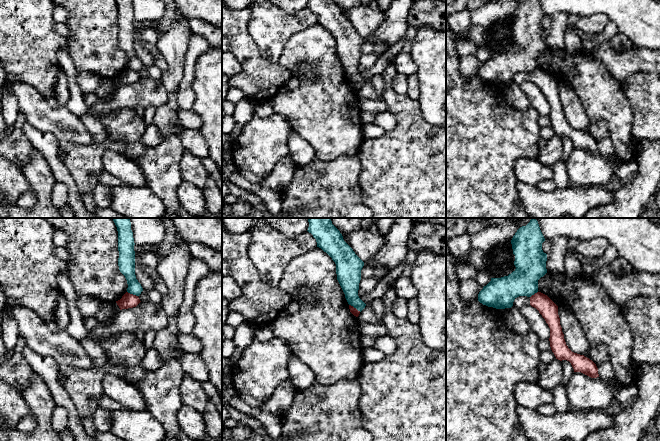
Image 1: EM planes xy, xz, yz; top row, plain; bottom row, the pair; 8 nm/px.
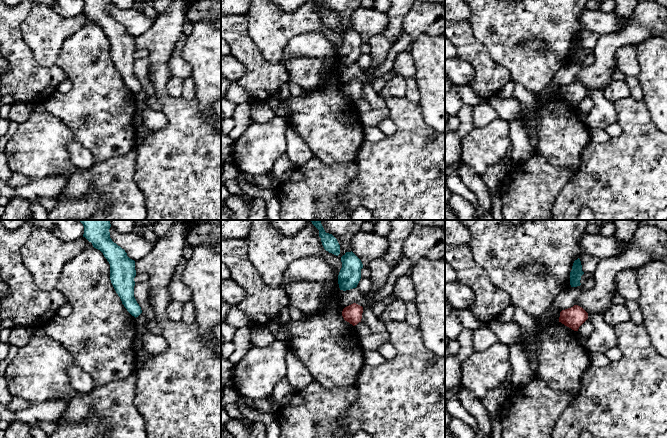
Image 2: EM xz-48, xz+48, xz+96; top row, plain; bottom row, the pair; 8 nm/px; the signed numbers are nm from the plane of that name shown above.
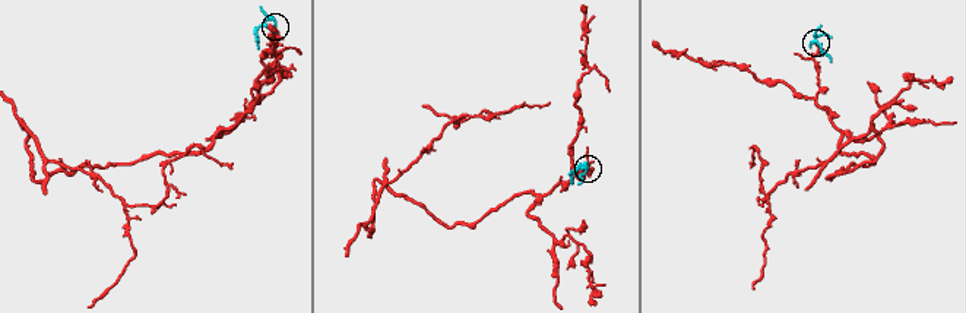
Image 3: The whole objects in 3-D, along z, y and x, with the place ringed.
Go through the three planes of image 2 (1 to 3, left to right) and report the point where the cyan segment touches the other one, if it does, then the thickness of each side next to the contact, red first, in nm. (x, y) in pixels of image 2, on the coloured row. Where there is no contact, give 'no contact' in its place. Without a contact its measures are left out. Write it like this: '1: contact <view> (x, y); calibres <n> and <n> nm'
1: no contact
2: no contact
3: no contact

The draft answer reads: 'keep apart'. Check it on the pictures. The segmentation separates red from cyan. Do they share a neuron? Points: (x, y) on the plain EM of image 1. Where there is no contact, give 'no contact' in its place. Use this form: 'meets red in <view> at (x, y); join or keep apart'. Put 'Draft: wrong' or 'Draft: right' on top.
Draft: right
meets red in xz at (355, 84); keep apart

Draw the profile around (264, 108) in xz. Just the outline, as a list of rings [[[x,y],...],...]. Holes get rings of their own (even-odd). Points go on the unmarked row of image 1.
[[[261,101],[256,103],[254,109],[254,116],[256,117],[267,117],[273,113],[273,107],[270,101]]]

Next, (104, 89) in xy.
[[[102,79],[94,95],[97,98],[104,98],[110,94],[111,88],[112,79]]]

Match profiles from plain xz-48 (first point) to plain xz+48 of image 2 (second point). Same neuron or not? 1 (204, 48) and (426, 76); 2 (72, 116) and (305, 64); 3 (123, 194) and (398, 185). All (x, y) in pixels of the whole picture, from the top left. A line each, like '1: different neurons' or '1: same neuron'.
1: same neuron
2: different neurons
3: different neurons

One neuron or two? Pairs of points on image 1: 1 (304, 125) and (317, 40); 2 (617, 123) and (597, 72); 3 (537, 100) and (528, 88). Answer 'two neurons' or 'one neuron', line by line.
1: one neuron
2: one neuron
3: one neuron

